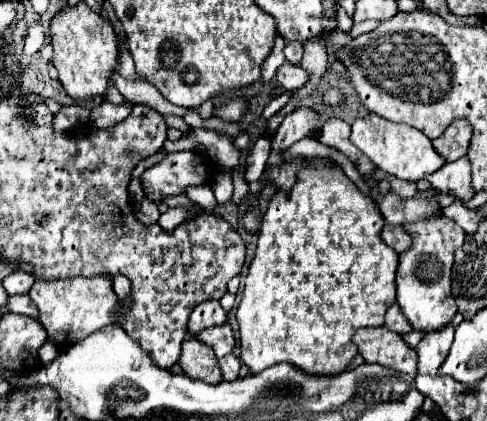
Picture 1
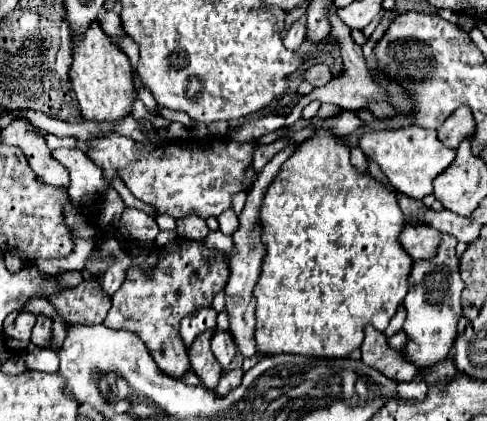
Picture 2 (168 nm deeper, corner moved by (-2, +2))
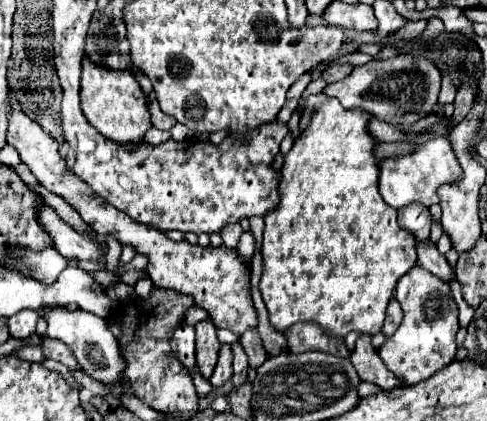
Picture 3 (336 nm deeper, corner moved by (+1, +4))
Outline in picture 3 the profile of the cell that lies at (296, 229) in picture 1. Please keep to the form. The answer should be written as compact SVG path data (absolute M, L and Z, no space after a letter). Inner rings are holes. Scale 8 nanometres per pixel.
M328 99L324 105L316 107L316 113L308 129L294 141L292 149L288 151L284 159L284 167L280 169L280 189L278 189L280 205L276 205L276 209L272 209L272 213L266 213L264 217L266 227L264 227L264 239L262 239L262 251L260 251L262 253L262 277L258 285L262 299L266 303L268 315L270 315L270 323L278 333L288 331L296 323L312 321L312 323L318 323L324 329L324 333L328 333L332 339L344 339L352 331L376 335L382 329L384 313L396 289L398 279L416 265L416 237L398 225L396 209L388 207L388 203L380 197L380 191L378 191L378 161L372 157L372 149L376 141L368 135L368 129L366 129L368 119L370 115L364 113L362 109L344 109L340 101Z

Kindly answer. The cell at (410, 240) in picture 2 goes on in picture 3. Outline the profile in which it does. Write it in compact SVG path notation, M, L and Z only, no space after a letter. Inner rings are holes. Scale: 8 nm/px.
M428 239L426 241L418 241L416 251L418 251L418 265L420 267L424 267L426 271L438 275L444 281L450 281L452 279L452 275L454 275L452 273L452 267L446 261L446 257L438 253L436 243L430 243Z

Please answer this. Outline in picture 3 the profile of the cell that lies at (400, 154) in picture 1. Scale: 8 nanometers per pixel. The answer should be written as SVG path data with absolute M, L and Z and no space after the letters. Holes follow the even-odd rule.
M436 135L436 137L416 145L412 153L398 155L398 157L386 157L380 161L380 195L394 209L404 207L414 201L430 207L432 203L438 203L436 189L442 183L456 181L460 177L460 173L462 173L460 163L456 159L456 153L454 153L450 141L444 135Z

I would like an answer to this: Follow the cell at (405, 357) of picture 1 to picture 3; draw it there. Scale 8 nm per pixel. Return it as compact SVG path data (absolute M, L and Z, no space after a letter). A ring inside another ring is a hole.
M370 335L358 337L356 347L350 355L350 361L356 367L362 381L370 381L370 383L382 387L384 391L390 391L398 385L404 385L404 383L396 381L396 377L392 377L392 373L388 373L388 367L384 365L384 361L380 361L378 351L370 343Z

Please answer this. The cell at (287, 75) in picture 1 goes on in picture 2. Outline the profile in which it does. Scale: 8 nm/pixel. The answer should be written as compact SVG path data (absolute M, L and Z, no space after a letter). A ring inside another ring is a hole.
M315 63L315 65L311 65L311 67L305 71L303 77L305 77L305 81L313 83L313 87L321 87L321 85L325 85L325 83L329 83L329 81L333 79L333 73L331 73L331 69L329 69L327 65Z

